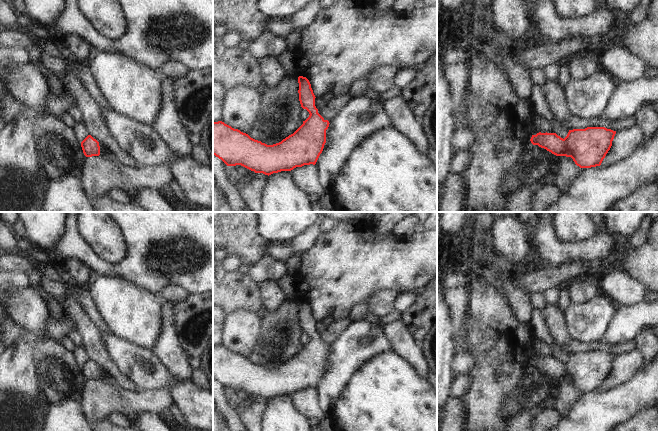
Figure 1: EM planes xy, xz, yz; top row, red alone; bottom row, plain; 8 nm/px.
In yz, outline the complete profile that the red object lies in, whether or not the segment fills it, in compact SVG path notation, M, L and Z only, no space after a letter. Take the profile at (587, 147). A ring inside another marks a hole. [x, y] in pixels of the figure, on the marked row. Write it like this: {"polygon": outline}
{"polygon": "M605 127L569 130L563 139L556 133L537 133L530 141L556 156L571 157L580 168L600 166L612 146L616 131Z"}

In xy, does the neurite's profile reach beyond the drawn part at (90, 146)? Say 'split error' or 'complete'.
complete

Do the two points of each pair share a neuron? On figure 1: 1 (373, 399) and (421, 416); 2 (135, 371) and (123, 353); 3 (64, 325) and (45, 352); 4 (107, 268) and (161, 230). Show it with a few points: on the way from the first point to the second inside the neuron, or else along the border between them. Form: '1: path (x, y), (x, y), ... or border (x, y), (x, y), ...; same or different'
1: path (385, 411), (390, 416), (409, 416); same
2: path (135, 367), (127, 357); same
3: border (49, 338), (57, 341); different
4: path (120, 268), (148, 241); same

